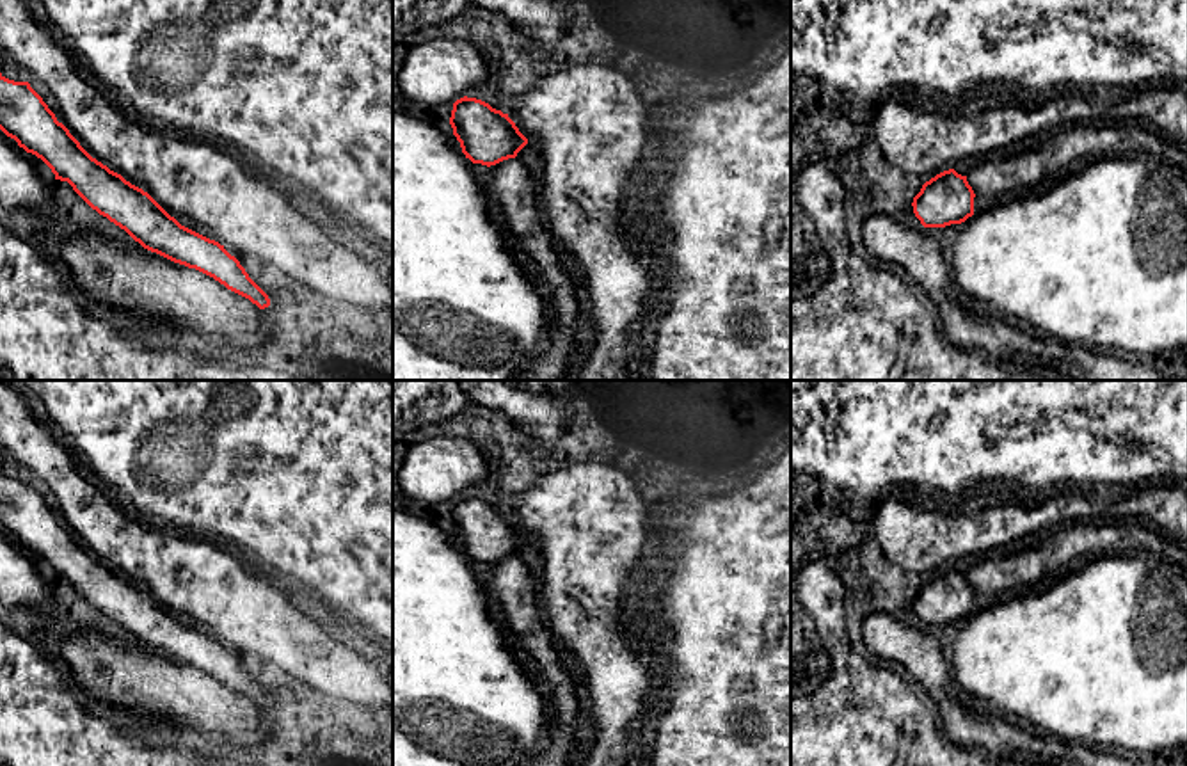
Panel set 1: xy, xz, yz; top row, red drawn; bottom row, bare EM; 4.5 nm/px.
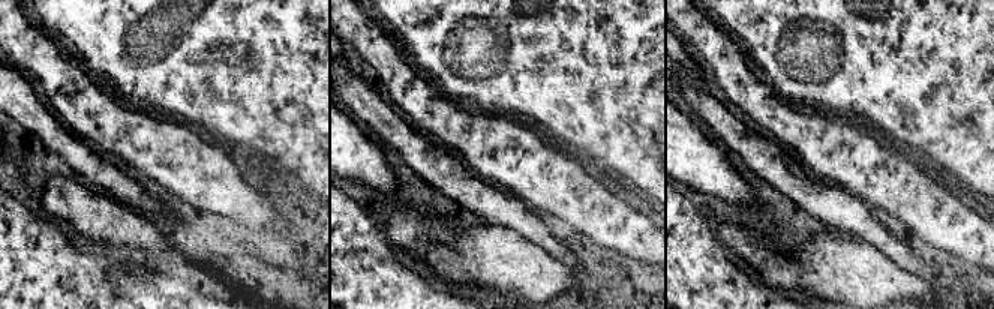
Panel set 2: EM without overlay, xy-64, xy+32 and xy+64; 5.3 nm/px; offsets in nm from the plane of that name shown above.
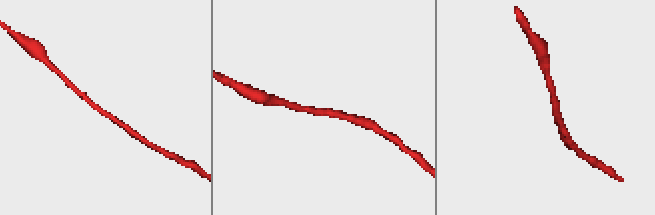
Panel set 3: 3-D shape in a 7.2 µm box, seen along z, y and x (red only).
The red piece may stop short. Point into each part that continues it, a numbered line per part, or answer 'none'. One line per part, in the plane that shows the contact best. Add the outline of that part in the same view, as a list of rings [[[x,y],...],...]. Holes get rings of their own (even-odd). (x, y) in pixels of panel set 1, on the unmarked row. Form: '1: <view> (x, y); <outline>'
none

